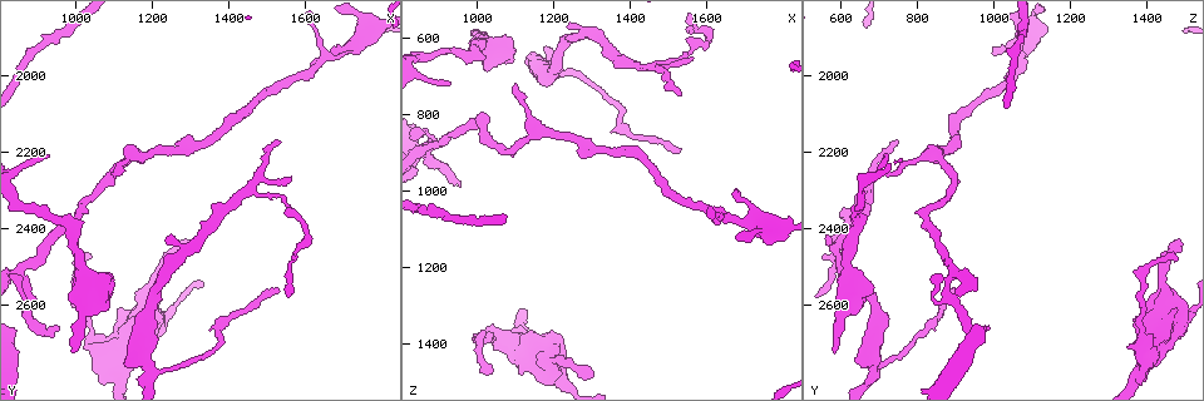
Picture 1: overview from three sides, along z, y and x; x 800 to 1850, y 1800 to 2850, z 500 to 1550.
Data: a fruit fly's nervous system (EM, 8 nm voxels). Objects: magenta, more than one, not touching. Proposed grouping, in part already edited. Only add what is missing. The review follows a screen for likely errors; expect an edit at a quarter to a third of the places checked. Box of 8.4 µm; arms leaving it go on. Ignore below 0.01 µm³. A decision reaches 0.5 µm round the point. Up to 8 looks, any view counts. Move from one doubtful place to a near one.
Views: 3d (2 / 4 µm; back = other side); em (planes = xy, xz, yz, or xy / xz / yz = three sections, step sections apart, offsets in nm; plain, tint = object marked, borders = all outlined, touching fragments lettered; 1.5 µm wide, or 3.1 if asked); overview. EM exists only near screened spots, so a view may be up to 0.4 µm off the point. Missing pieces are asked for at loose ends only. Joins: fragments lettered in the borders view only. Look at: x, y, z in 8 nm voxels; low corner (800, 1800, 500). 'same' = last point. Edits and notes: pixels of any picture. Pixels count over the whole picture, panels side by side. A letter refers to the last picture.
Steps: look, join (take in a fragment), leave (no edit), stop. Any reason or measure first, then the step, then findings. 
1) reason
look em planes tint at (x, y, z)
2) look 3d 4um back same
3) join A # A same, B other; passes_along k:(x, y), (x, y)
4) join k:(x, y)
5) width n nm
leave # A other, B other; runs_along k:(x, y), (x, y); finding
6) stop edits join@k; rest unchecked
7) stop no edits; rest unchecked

long arm stops here
look 3d 4um at (1525, 2565, 895)

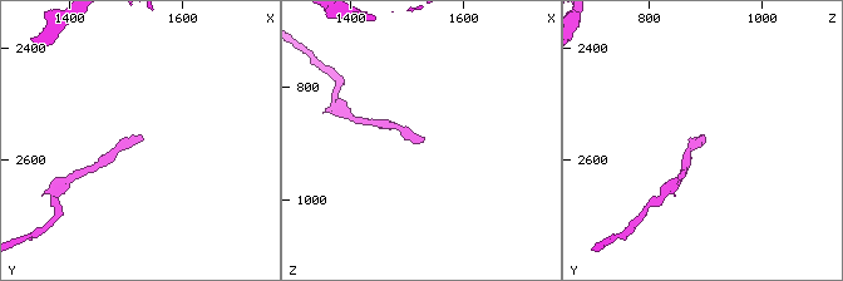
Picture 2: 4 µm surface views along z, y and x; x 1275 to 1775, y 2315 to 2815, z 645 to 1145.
look em yz step 4 borders at (1530, 2555, 900)

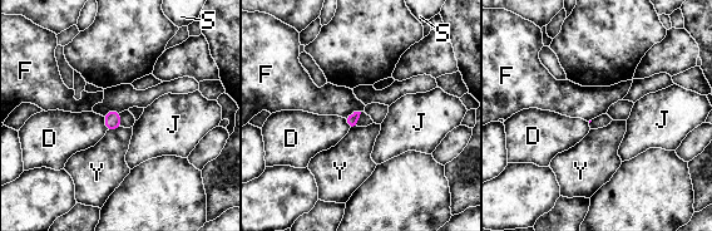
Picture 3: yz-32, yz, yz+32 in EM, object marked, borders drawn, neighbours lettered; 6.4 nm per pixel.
cut it another way
look em planes borders same

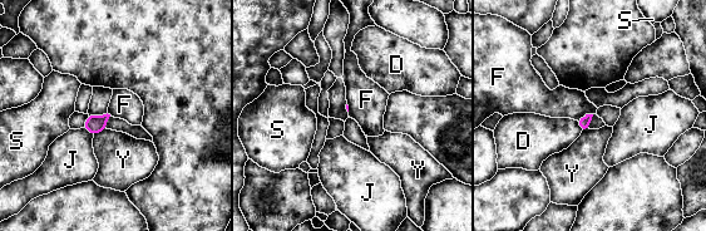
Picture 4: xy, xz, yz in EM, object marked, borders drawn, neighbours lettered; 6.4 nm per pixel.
leave # D other, F other, J other, S other, Y other; border 4:(592, 113), (586, 113), (577, 121); no lettered fragment goes on from it

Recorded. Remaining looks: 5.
an open end
look em xy step 4 tint at (1675, 1935, 1000)

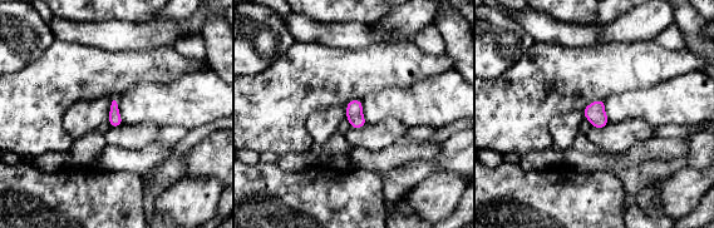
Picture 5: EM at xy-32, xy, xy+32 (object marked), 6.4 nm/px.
another direction
look em planes borders same

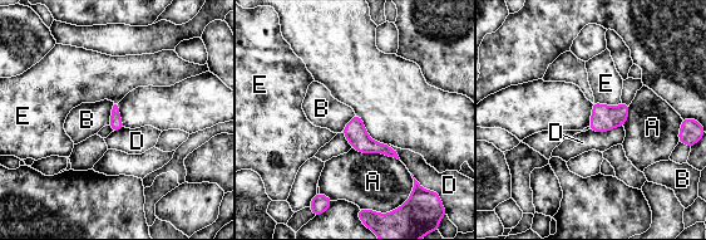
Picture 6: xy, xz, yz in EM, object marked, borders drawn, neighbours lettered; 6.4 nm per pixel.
leave # A other, B other, D other, E other; border 6:(113, 102), (108, 125); none of them fits

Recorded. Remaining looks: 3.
free end
look 3d 2um back at (995, 2725, 580)

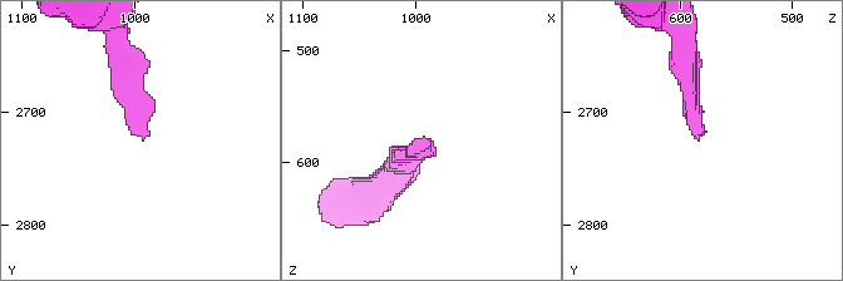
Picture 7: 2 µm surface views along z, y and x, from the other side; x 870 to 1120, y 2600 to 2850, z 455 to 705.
look em xy step 8 tint at (1002, 2722, 580)

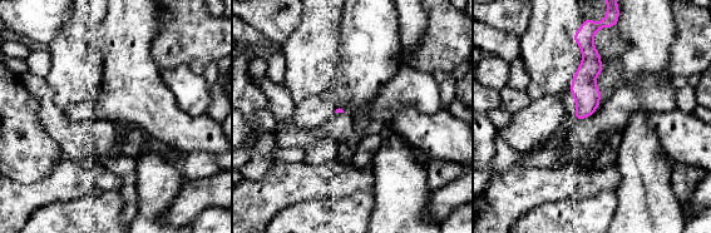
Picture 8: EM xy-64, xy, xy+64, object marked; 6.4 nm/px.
look em planes borders same

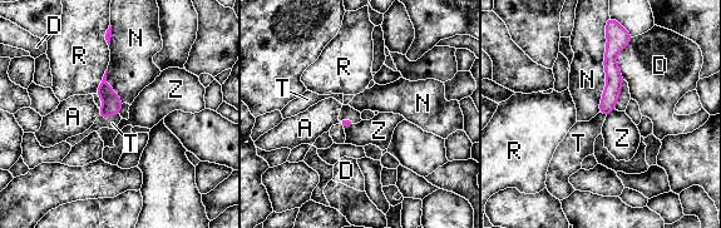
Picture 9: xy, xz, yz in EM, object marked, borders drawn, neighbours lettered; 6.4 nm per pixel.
join T # A other, D other, N other, R other, T same, Z other; the cell continues

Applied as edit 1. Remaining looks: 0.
stop edits join@9; rest unchecked

